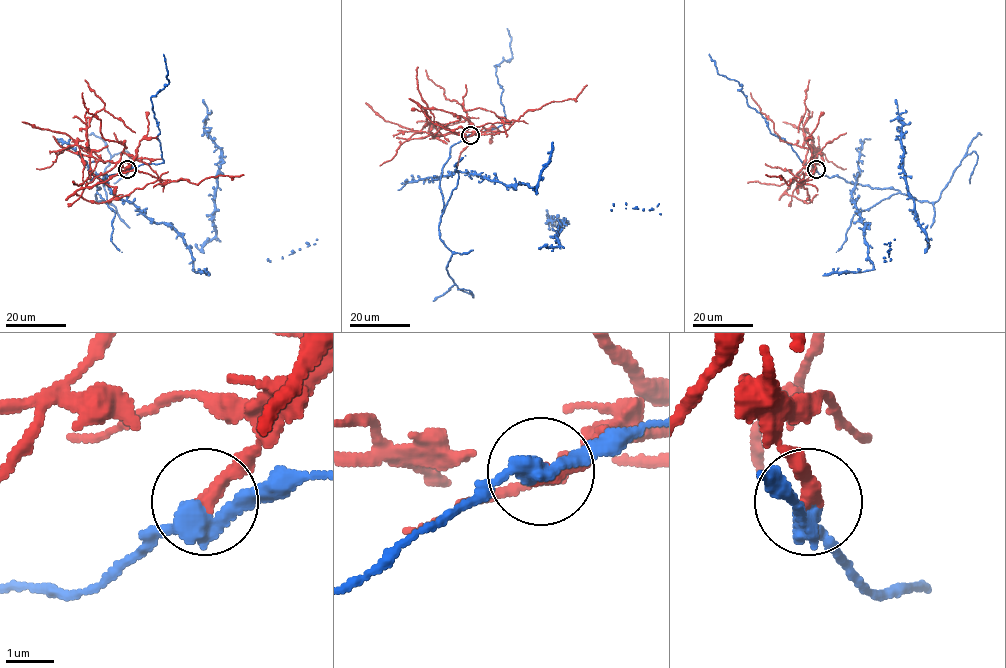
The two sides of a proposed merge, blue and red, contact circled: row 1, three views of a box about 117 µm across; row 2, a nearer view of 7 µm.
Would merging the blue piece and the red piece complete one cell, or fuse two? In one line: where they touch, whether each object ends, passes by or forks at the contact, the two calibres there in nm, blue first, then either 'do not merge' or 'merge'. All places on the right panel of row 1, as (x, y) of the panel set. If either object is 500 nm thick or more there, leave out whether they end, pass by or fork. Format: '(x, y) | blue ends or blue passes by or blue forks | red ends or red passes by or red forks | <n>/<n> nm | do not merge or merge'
(816, 169) | blue passes by | red ends | 400/320 nm | do not merge

